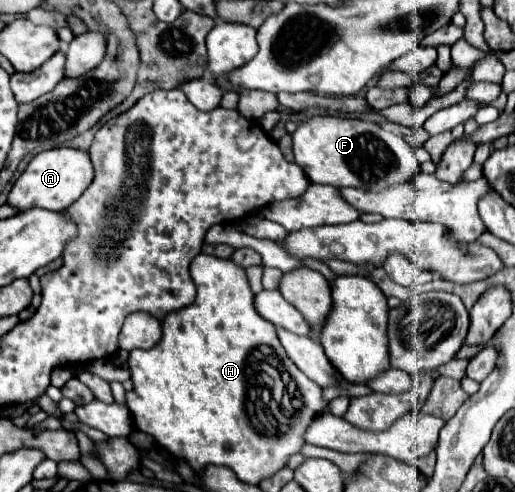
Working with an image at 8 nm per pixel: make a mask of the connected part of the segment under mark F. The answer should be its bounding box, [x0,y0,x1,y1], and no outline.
[292,116,420,192]

